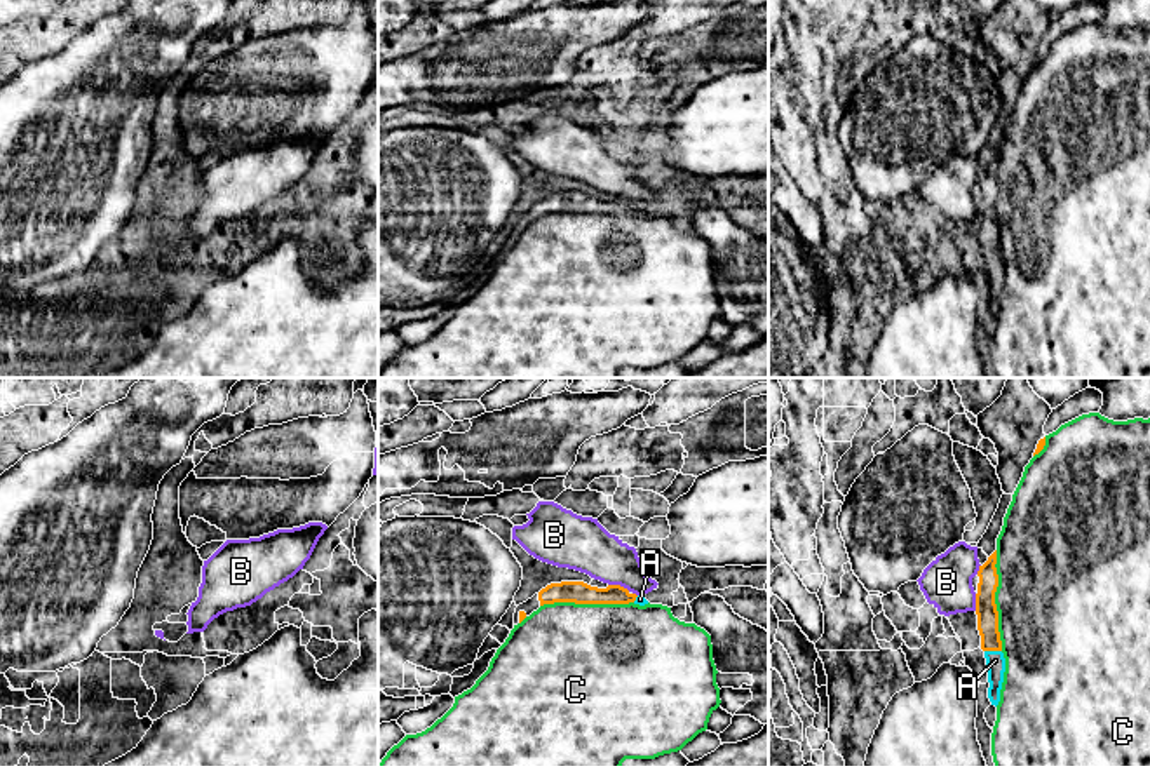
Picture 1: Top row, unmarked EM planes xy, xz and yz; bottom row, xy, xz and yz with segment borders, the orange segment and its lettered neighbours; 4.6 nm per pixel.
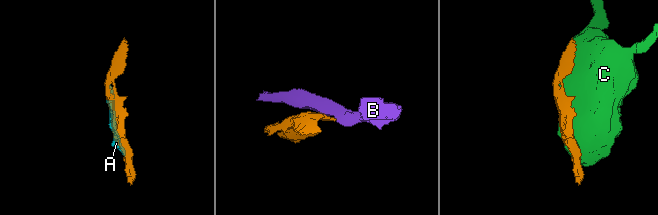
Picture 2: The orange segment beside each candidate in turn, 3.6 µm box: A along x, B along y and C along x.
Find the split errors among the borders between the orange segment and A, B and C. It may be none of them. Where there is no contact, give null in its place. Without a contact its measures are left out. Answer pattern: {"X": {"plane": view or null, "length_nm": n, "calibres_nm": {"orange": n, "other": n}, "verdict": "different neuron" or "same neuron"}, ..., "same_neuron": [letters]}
{"A": {"plane": "yz", "length_nm": 80, "calibres_nm": {"orange": 100, "other": 90}, "verdict": "same neuron"}, "B": {"plane": "xz", "length_nm": 110, "calibres_nm": {"orange": 110, "other": 240}, "verdict": "different neuron"}, "C": {"plane": "yz", "length_nm": 460, "calibres_nm": {"orange": 100, "other": 480}, "verdict": "different neuron"}, "same_neuron": ["A"]}

